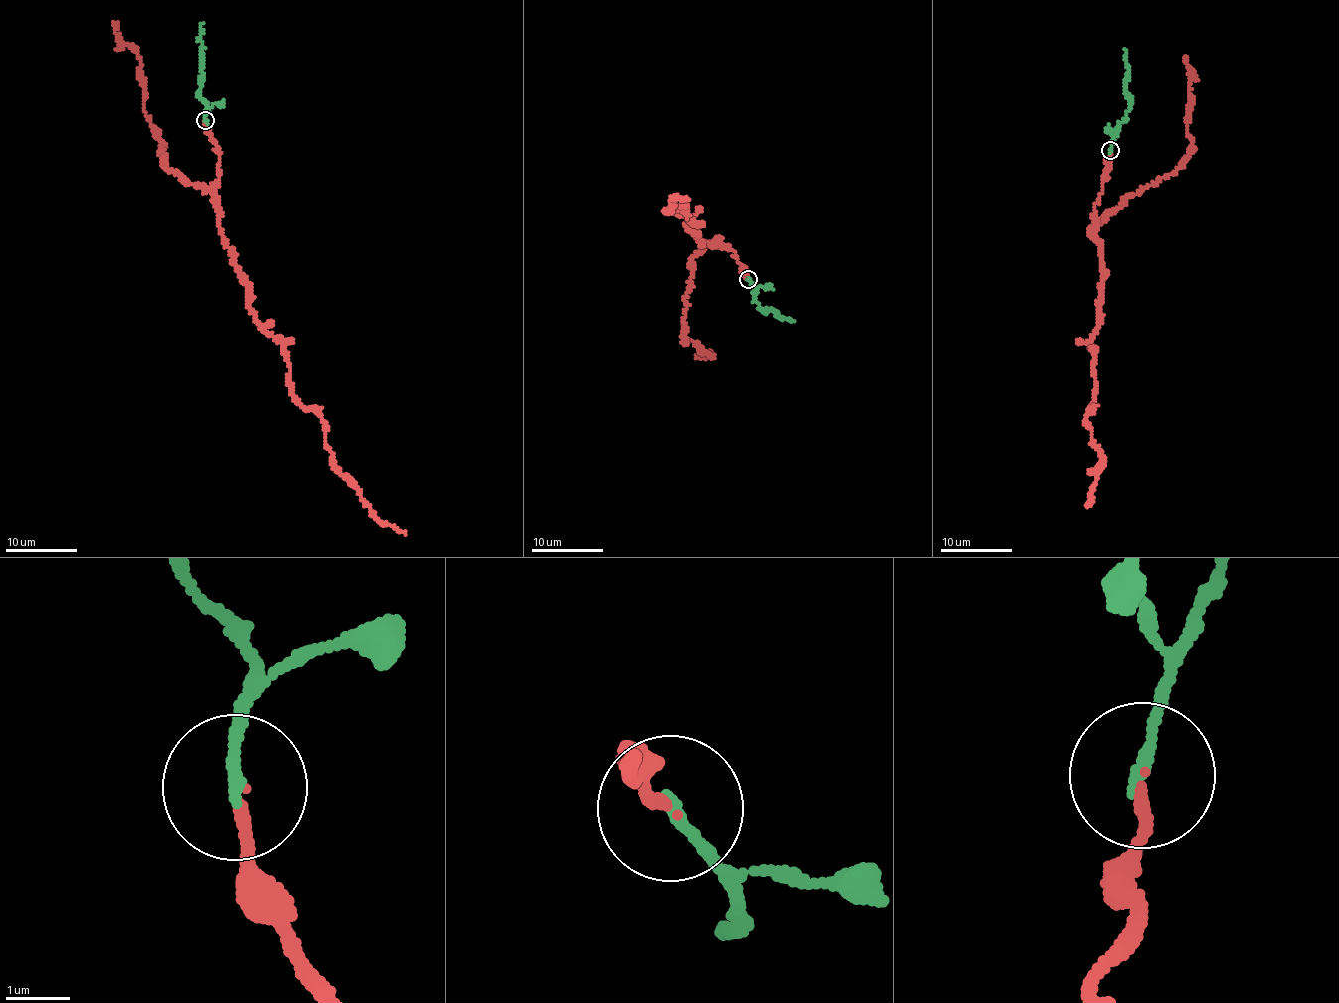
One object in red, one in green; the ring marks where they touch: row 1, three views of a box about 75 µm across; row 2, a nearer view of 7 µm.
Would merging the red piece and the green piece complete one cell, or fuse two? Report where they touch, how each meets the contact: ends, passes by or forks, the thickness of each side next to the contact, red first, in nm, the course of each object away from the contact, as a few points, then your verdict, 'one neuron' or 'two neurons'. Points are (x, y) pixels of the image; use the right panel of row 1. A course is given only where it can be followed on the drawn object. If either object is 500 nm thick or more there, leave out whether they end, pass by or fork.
place (1110, 150); red ends; green ends; calibres 180 and 180 nm; course red (1110, 151), (1095, 204), (1104, 277), (1091, 343), (1093, 411), (1086, 422), (1102, 459), (1087, 506); course green (1110, 149), (1114, 132), (1126, 115), (1130, 101), (1125, 92), (1125, 49); one neuron

